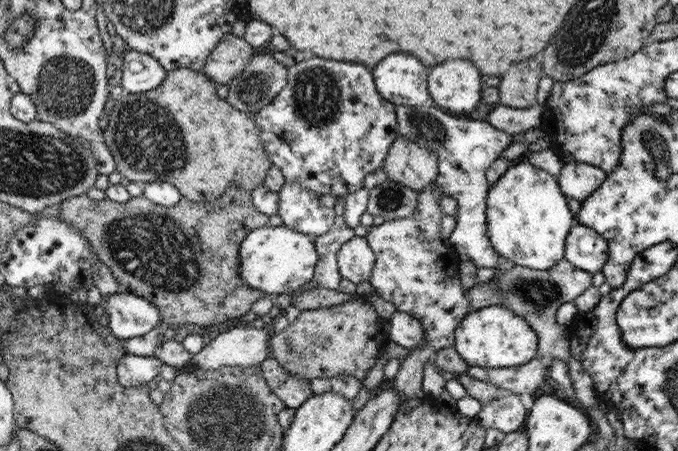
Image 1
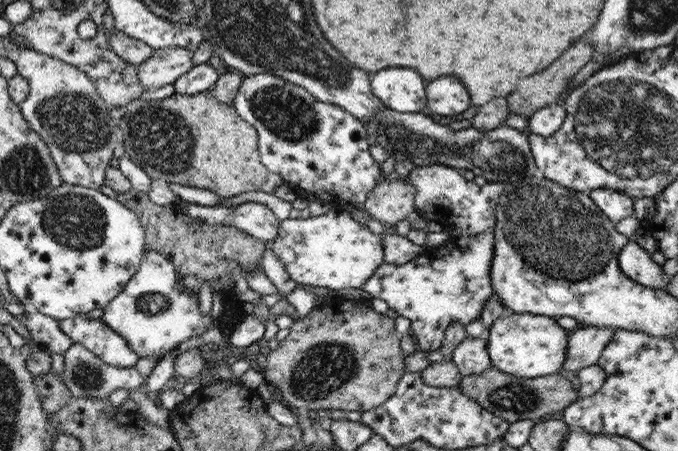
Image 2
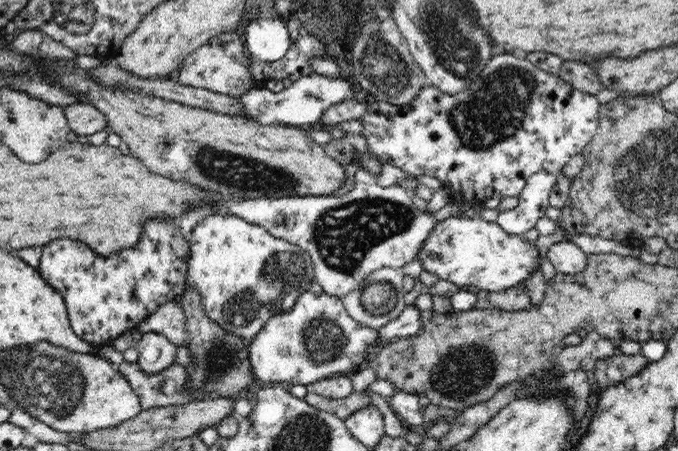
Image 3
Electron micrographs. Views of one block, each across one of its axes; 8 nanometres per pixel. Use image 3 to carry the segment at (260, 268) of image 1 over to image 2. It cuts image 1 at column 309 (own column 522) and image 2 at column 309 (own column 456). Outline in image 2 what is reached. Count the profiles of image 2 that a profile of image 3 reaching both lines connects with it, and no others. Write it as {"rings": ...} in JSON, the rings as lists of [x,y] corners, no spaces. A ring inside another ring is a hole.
{"rings":[[[329,209],[315,218],[286,218],[279,223],[271,250],[278,258],[287,276],[299,284],[322,286],[340,291],[344,288],[360,288],[372,275],[376,266],[383,263],[381,241],[383,235],[396,234],[394,226],[375,234],[350,218],[349,212]]]}

